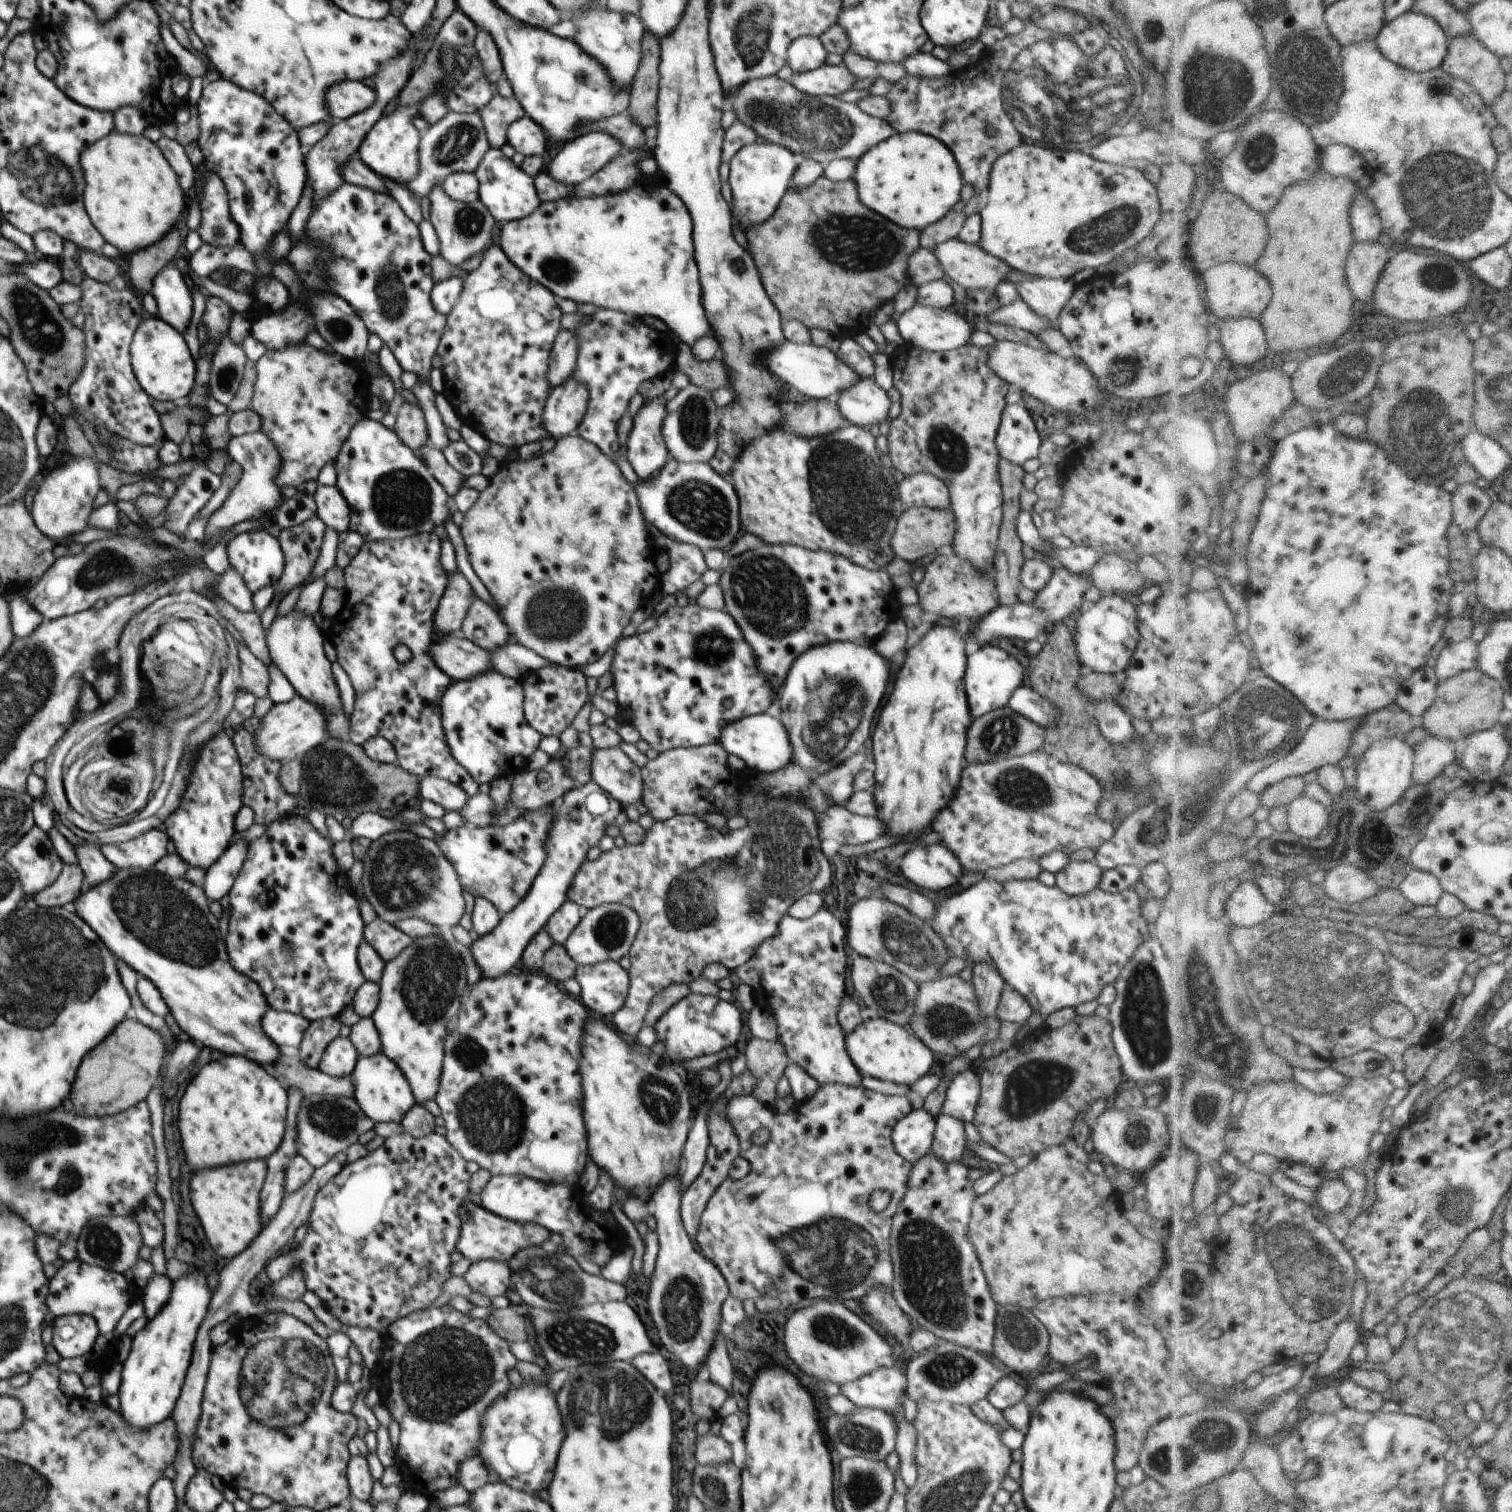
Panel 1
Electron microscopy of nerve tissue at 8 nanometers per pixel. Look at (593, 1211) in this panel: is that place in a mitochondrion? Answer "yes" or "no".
no

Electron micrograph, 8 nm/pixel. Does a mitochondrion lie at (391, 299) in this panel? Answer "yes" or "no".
yes

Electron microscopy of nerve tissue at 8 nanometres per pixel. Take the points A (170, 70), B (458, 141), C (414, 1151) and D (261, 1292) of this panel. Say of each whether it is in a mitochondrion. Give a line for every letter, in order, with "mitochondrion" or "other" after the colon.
A: other
B: mitochondrion
C: other
D: other

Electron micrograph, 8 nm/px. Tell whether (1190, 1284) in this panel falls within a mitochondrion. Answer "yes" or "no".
yes

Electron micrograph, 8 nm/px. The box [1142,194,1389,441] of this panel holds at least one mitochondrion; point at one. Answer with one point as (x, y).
(1341, 383)

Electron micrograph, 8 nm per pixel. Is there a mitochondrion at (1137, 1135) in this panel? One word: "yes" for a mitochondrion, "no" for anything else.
yes

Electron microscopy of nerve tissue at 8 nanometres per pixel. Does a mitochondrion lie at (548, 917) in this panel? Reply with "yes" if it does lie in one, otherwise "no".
no

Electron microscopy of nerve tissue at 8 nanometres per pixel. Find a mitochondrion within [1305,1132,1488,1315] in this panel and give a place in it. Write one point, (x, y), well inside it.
(1458, 1207)

